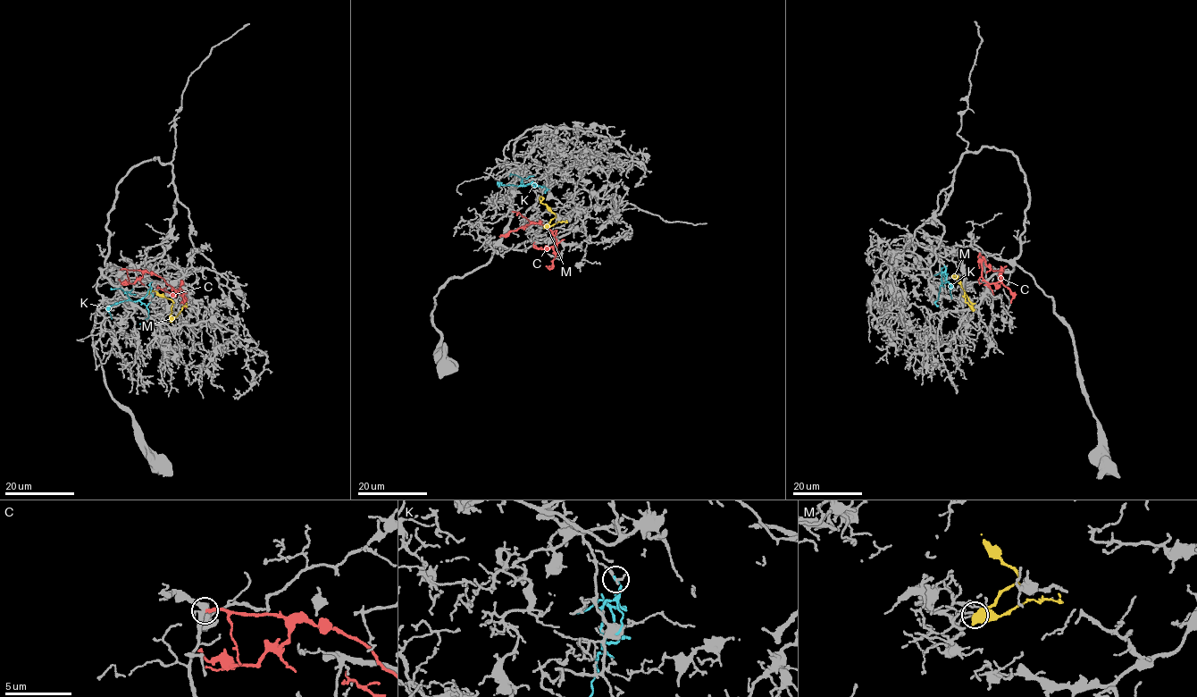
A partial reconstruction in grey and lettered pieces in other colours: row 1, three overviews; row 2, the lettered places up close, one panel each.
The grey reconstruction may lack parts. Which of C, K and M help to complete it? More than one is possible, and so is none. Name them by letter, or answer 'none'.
none

